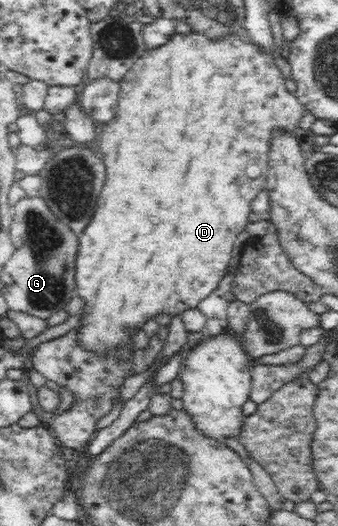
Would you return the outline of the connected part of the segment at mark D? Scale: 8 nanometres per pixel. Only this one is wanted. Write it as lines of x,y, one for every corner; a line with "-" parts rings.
198,32
187,36
175,34
161,48
147,49
146,52
131,65
129,72
121,79
119,94
119,110
115,118
107,124
98,125
95,150
99,150
105,164
105,184
99,194
99,202
87,226
78,236
77,258
75,258
75,292
83,300
79,325
72,331
78,345
102,360
118,360
129,362
135,354
133,336
143,329
143,324
154,320
157,316
177,317
191,308
198,308
217,288
226,274
233,252
233,242
246,230
247,218
251,214
251,200
264,190
267,180
268,140
275,127
291,132
299,126
303,117
303,105
298,96
286,87
286,80
281,70
275,65
275,58
263,55
261,50
246,39
246,35
227,36
224,40
209,40

